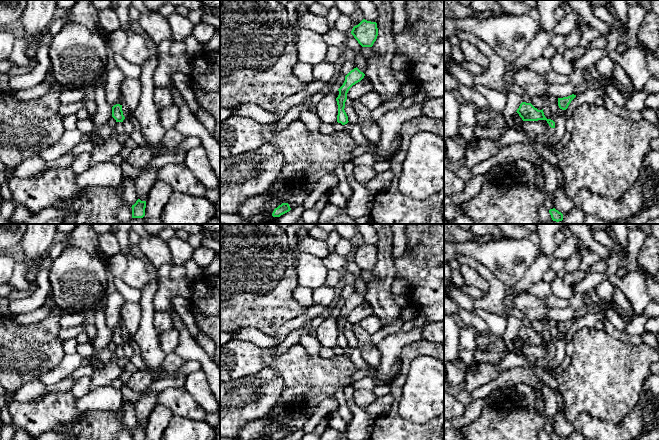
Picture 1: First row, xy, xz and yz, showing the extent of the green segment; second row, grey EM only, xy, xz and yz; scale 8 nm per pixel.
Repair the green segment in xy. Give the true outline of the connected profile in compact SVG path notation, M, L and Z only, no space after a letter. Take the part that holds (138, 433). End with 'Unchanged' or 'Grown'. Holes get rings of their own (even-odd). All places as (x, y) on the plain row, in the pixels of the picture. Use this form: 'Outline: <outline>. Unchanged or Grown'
Outline: M138 423L131 432L132 440L145 440L146 425Z. Unchanged

